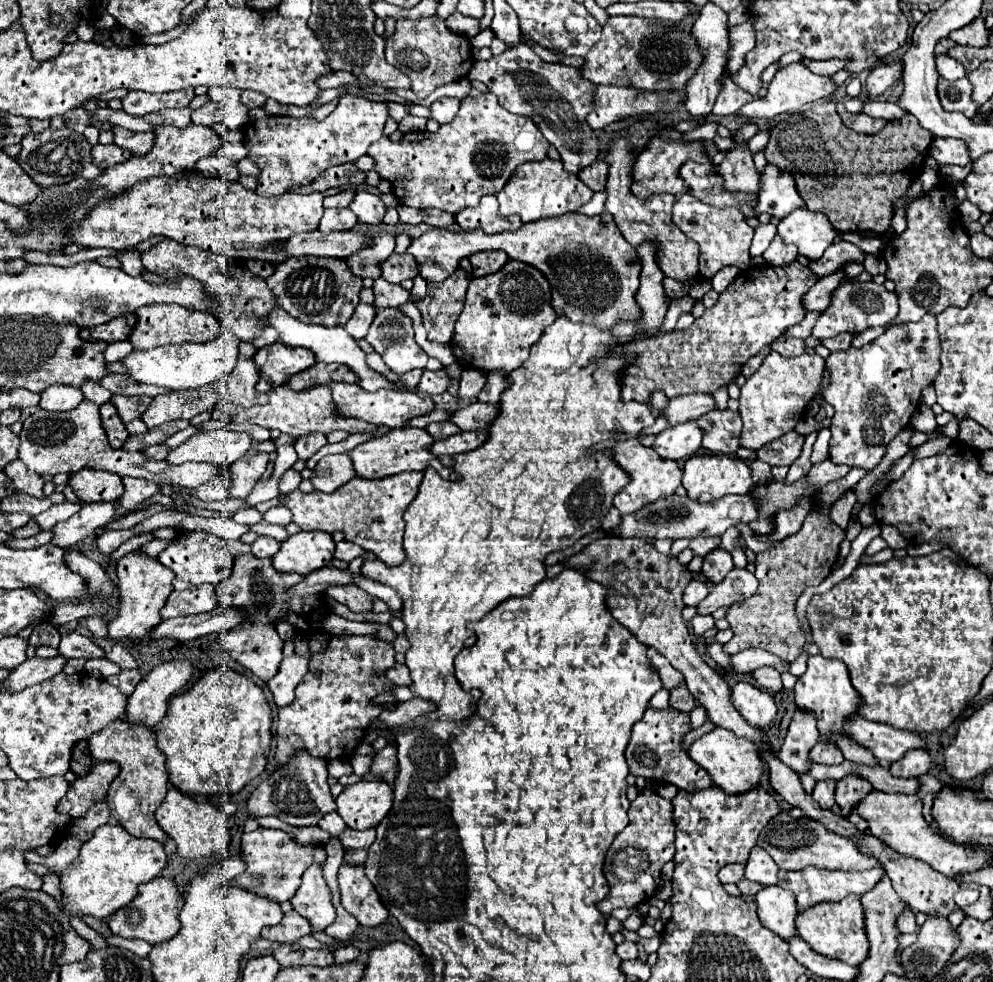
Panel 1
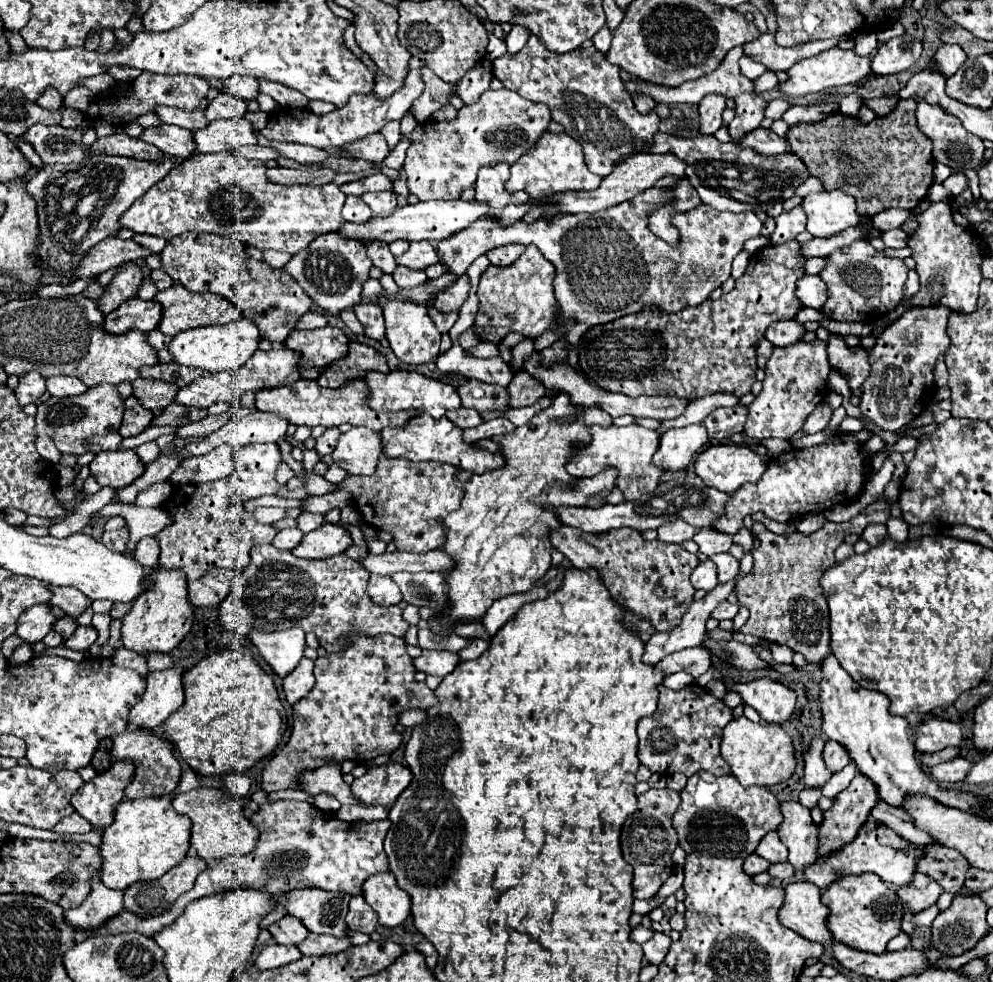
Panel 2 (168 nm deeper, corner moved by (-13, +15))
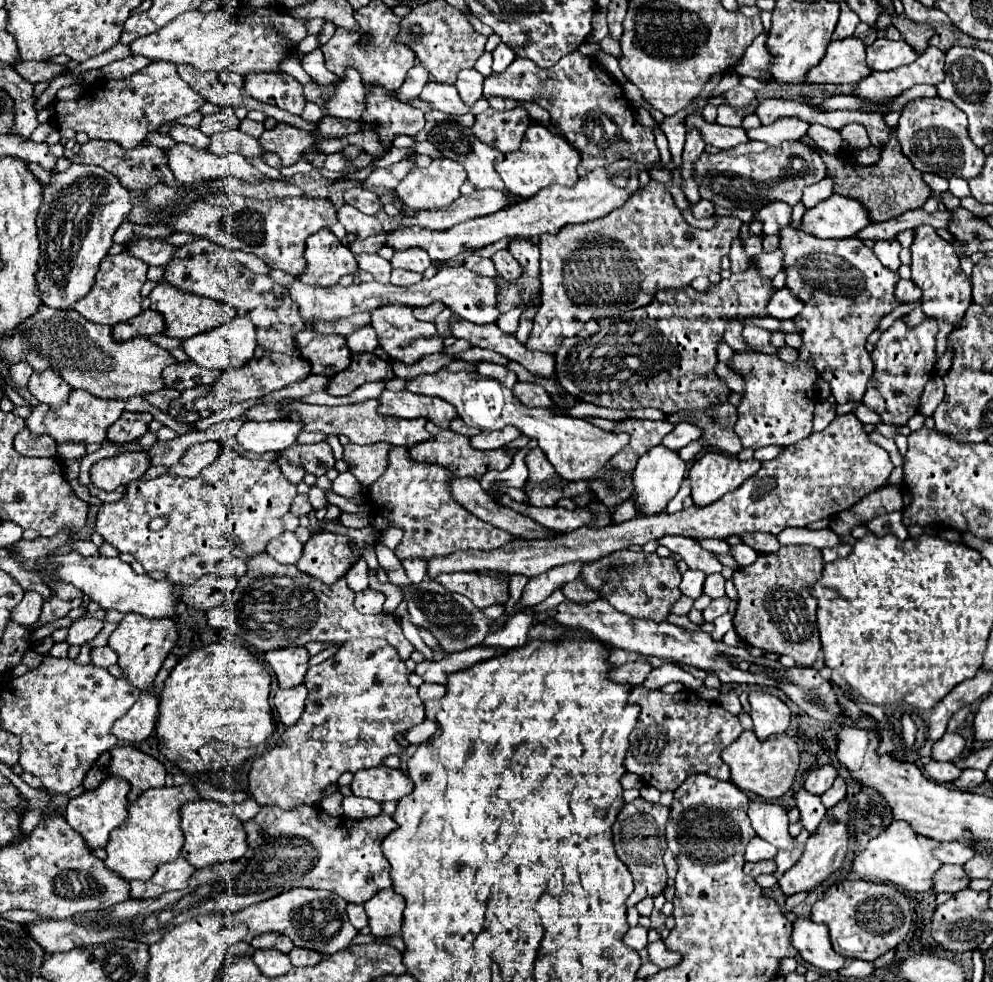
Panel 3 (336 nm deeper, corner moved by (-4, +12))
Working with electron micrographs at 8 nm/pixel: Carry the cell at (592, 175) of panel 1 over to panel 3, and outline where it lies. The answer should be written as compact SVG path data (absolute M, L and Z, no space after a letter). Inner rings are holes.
M747 142L737 148L719 150L715 154L703 152L701 160L693 166L701 198L711 200L725 210L753 210L763 208L773 200L783 200L795 206L801 200L801 190L825 178L825 164L821 156L797 142L783 142L781 146L769 146L765 142Z

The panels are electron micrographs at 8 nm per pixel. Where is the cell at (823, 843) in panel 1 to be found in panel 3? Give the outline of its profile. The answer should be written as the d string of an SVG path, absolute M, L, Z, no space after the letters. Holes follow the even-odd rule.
M755 800L749 804L749 818L757 836L771 842L775 848L793 850L797 846L797 840L787 830L789 828L787 808L779 804Z

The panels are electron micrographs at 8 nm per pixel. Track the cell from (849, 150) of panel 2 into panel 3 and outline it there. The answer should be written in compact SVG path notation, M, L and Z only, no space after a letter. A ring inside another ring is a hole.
M895 128L889 130L889 140L881 148L881 158L873 166L857 164L849 154L843 154L843 152L827 154L807 134L801 138L801 142L809 144L809 148L815 148L817 152L821 152L821 158L825 160L825 166L827 166L827 176L833 180L833 192L865 204L871 222L883 222L889 218L897 218L907 210L921 208L925 204L925 200L931 196L931 188L925 184L923 174L917 168L913 168L911 160L901 152L901 146L897 144Z

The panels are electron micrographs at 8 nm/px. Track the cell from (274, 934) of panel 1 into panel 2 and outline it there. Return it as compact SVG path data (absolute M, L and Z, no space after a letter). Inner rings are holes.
M282 917L274 925L270 925L268 931L272 933L276 943L284 943L284 945L298 945L308 935L308 929L300 921L294 921L294 917Z

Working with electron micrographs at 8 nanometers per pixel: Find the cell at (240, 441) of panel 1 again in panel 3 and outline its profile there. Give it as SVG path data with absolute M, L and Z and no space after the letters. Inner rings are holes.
M281 418L271 422L245 422L237 432L237 442L243 450L249 452L283 452L297 442L297 434L301 432L301 422Z

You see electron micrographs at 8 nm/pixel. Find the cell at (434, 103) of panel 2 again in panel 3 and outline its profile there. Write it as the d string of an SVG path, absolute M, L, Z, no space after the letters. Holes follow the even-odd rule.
M437 82L425 84L419 98L427 102L431 108L447 112L447 114L467 114L469 112L469 108L461 102L457 94L457 88L449 84L437 84Z

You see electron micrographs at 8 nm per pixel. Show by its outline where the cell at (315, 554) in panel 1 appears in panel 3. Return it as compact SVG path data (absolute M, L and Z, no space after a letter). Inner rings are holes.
M331 532L313 534L303 546L301 560L295 564L301 572L333 584L337 578L345 576L357 556L351 550L349 538Z

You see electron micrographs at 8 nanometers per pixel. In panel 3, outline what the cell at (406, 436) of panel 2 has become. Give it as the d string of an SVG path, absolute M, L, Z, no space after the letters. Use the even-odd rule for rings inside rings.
M439 430L431 440L425 440L421 444L415 444L413 448L409 448L409 456L411 460L417 462L429 462L429 464L441 464L445 468L449 468L455 476L483 476L489 470L505 470L511 464L515 450L511 448L499 448L499 450L475 450L469 444L469 438L451 430Z

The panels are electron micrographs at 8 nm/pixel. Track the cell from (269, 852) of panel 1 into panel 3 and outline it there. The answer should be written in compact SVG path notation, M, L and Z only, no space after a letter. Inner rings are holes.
M263 806L255 818L243 822L243 828L249 844L245 856L237 862L223 862L195 870L185 890L171 890L153 900L129 898L105 910L77 914L65 920L41 920L27 924L27 930L49 954L95 946L113 938L153 944L161 940L165 932L197 914L239 912L291 888L323 888L339 894L351 904L363 904L379 890L391 886L391 866L379 846L381 840L397 828L387 814L349 820L347 816L333 818L315 806L291 810Z

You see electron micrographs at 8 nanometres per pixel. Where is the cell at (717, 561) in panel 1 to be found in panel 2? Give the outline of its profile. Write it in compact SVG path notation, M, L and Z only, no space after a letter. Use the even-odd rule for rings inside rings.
M718 553L712 557L712 561L718 567L718 581L720 583L728 583L738 575L738 567L740 563L730 555L730 553Z

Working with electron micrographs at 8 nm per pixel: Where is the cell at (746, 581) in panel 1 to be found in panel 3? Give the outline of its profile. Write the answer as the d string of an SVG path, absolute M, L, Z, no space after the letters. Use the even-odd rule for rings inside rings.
M637 660L637 662L629 662L629 664L623 664L621 668L615 668L611 670L611 678L615 682L627 682L631 686L637 686L641 684L647 674L653 670L653 666L647 662L647 660Z

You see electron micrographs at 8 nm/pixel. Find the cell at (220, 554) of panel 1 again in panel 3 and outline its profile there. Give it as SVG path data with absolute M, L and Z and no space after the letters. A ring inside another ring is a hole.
M225 448L197 478L189 480L163 474L149 482L131 482L125 498L103 504L95 532L119 552L133 554L145 572L161 570L175 584L193 584L209 572L239 578L245 572L245 562L229 556L229 538L239 538L239 548L247 556L265 552L267 542L285 532L279 518L289 510L295 494L295 484L281 474L277 462L249 460ZM157 516L167 518L167 526L153 532L147 524Z

